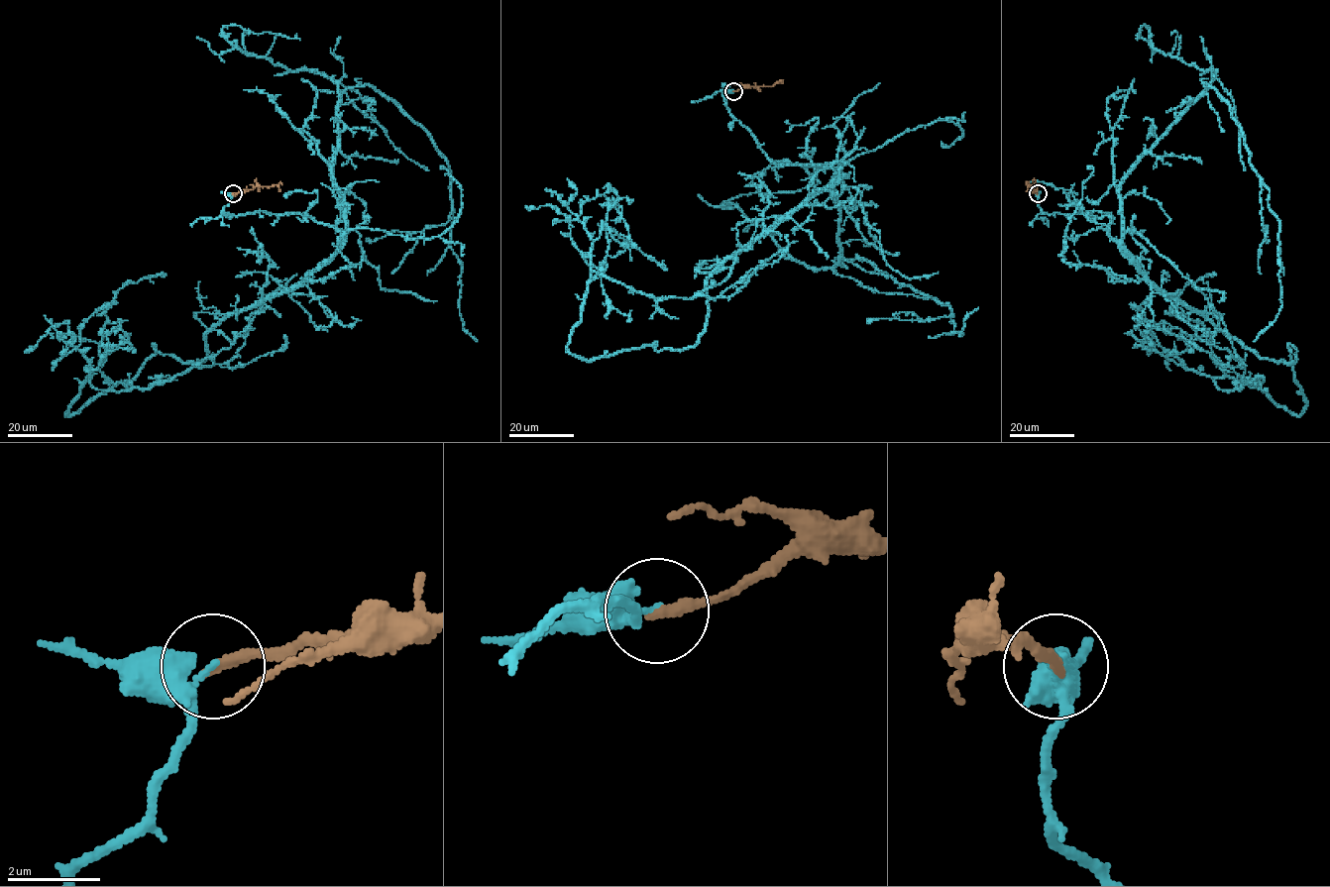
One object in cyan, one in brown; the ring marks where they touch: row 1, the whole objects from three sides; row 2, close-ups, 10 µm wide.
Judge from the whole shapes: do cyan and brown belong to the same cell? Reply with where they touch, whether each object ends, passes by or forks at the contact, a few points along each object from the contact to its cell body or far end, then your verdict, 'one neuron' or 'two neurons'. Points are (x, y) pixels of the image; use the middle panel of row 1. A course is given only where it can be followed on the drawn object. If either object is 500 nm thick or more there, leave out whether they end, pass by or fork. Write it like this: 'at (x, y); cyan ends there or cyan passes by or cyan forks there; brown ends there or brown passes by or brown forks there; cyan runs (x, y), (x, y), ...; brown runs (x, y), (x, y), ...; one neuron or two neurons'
at (733, 91); cyan passes by; brown ends there; cyan runs (733, 91), (729, 113), (774, 163), (842, 167), (689, 298), (591, 275), (607, 254), (606, 227), (666, 270); brown runs (733, 91), (743, 87), (772, 86), (783, 79); two neurons

